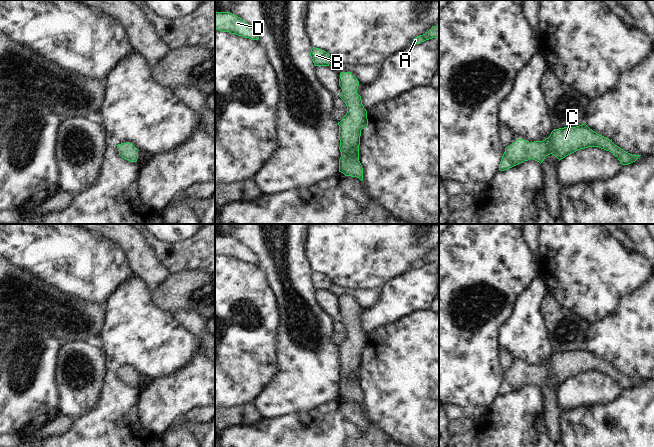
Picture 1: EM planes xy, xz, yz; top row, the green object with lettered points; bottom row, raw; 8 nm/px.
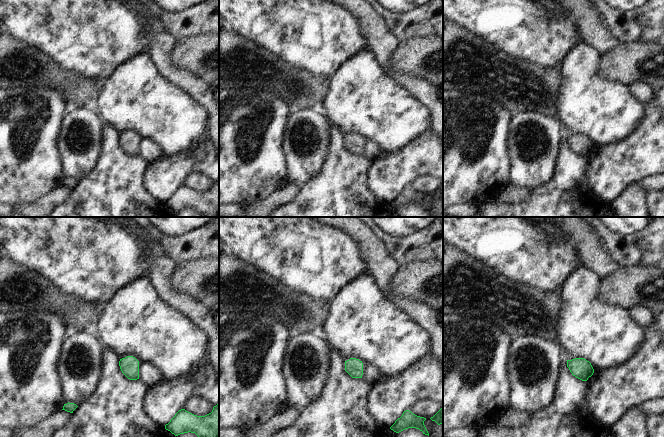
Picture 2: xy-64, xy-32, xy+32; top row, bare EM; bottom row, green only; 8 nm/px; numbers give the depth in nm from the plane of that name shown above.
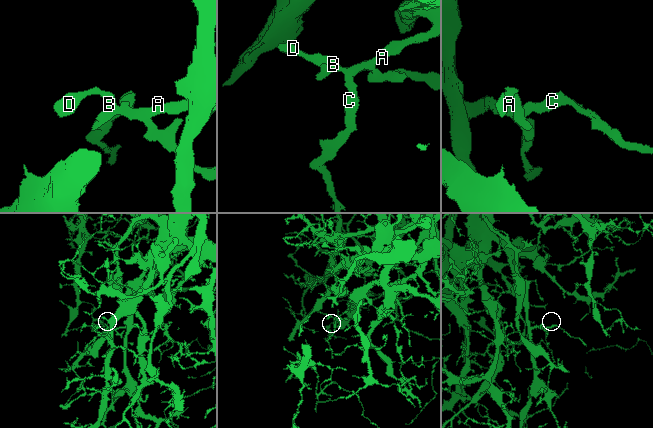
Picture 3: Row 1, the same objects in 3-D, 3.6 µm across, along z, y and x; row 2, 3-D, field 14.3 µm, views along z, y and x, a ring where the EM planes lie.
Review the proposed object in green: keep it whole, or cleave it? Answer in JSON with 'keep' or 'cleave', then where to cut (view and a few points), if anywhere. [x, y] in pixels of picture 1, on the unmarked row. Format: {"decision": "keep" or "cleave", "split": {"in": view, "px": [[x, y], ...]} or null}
{"decision": "keep", "split": null}

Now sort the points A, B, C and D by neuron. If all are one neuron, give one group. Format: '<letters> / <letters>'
A B C D

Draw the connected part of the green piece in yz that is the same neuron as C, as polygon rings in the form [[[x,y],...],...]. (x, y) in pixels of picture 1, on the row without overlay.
[[[584,347],[576,351],[555,353],[543,365],[530,367],[524,363],[517,363],[505,372],[499,394],[507,394],[530,383],[534,383],[541,388],[545,381],[550,378],[560,385],[566,380],[588,371],[599,371],[611,376],[622,389],[631,388],[641,380],[624,375],[610,363],[597,358]]]

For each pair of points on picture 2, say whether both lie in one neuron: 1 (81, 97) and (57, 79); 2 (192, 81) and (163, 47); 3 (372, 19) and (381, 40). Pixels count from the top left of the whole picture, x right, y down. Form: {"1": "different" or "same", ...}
{"1": "same", "2": "same", "3": "same"}

